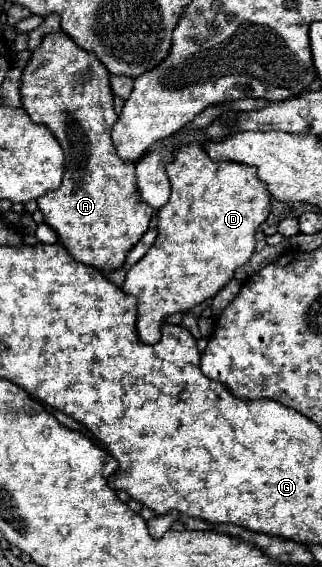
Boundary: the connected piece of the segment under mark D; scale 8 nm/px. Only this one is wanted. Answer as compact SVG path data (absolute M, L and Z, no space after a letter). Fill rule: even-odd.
M204 139L204 141L196 141L196 143L182 143L182 147L174 151L172 163L166 165L166 175L168 175L170 185L172 185L172 195L170 195L170 201L158 211L158 237L156 237L154 245L148 249L148 253L146 253L136 265L132 265L132 267L128 269L126 281L124 281L124 285L122 285L122 291L124 291L124 293L134 295L134 297L138 299L138 303L136 303L136 309L138 309L136 329L138 329L140 341L142 341L142 343L148 343L148 345L154 345L154 343L160 341L160 327L162 327L164 317L168 317L168 315L172 315L172 313L188 311L188 309L196 307L198 303L214 297L214 295L232 279L234 271L236 271L240 265L244 265L244 263L250 259L250 255L254 253L254 243L256 243L254 233L256 233L258 225L260 225L262 221L266 221L266 217L268 217L268 213L270 213L270 193L266 191L264 183L260 183L260 179L256 177L256 167L250 167L250 165L244 165L244 163L236 163L236 161L214 161L214 159L210 159L210 155L206 153L206 143L208 143L206 139Z

